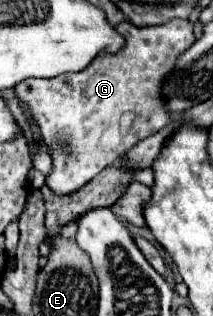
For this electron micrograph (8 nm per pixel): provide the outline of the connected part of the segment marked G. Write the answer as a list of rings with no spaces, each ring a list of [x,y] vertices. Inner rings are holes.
[[[172,20],[164,26],[152,26],[152,28],[134,28],[128,22],[120,22],[116,30],[124,36],[126,46],[110,56],[98,56],[84,72],[74,74],[62,74],[56,78],[28,78],[20,84],[16,84],[16,96],[22,104],[28,106],[32,118],[36,120],[42,138],[46,146],[52,152],[52,174],[46,178],[46,184],[56,194],[72,194],[84,184],[88,184],[98,172],[102,172],[106,166],[116,162],[128,148],[136,146],[140,140],[156,134],[172,116],[164,108],[164,100],[160,96],[162,80],[172,72],[176,58],[196,40],[194,26],[190,20]],[[58,138],[64,138],[72,142],[72,152],[60,152]]]

